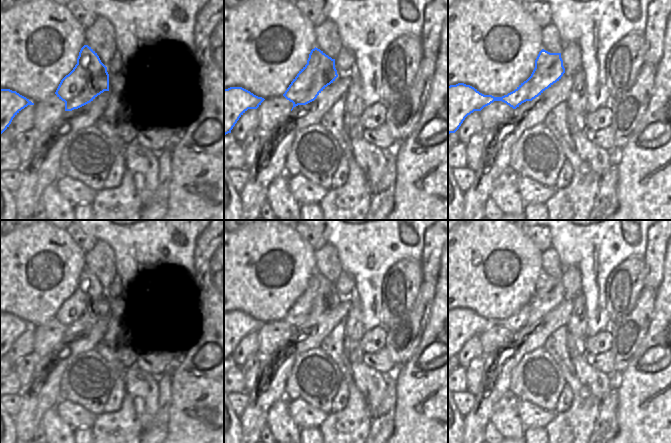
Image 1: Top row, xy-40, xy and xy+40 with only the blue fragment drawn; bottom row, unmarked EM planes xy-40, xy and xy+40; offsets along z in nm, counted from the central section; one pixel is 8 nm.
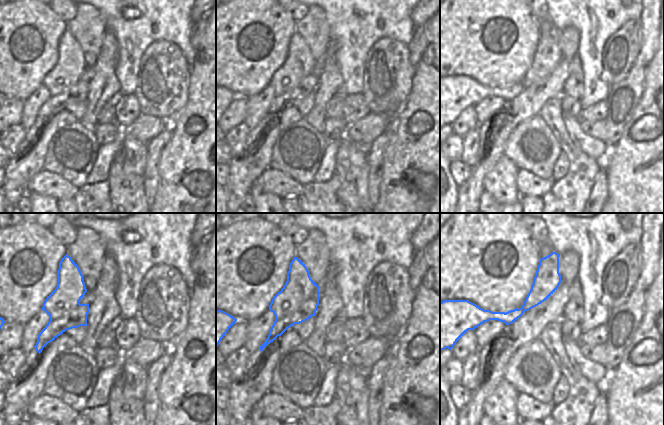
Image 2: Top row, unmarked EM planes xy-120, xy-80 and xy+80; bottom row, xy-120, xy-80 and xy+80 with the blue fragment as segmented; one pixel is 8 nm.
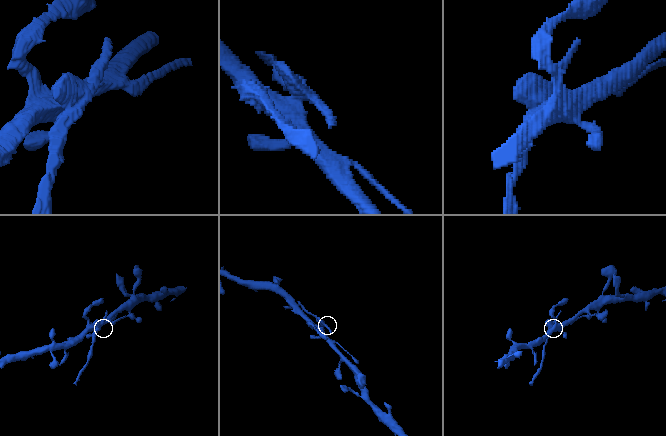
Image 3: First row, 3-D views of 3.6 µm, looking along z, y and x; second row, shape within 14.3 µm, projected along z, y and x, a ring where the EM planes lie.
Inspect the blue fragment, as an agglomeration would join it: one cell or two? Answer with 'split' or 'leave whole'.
split

